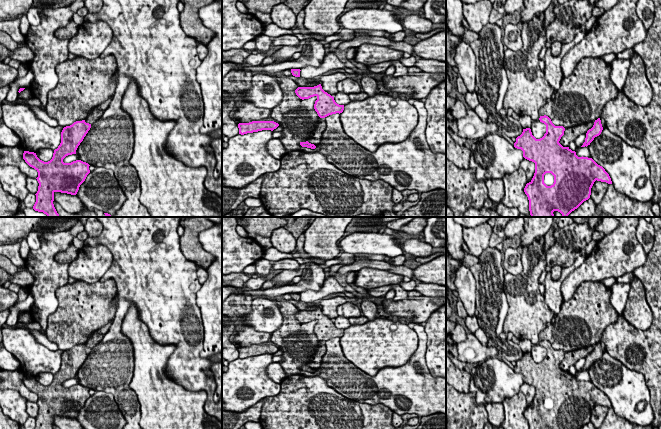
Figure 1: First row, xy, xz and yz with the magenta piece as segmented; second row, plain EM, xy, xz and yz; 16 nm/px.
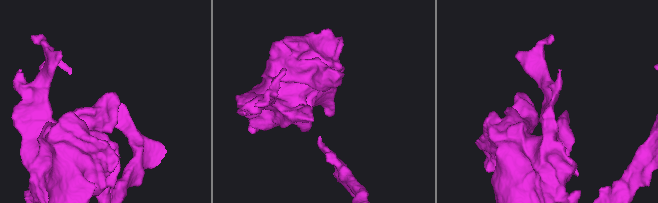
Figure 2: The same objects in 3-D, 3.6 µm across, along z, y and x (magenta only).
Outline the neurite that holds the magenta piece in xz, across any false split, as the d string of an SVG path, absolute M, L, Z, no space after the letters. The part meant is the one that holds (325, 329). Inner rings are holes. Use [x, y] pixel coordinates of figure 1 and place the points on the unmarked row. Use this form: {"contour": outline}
{"contour": "M321 308L314 311L298 311L295 317L302 324L316 320L314 333L320 342L336 337L340 338L344 334L344 329L337 328L334 321L322 313Z"}

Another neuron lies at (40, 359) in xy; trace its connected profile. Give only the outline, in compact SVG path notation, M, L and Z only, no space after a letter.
M2 328L2 343L20 362L20 370L24 375L37 377L43 372L54 375L61 367L61 356L64 351L49 350L26 329Z

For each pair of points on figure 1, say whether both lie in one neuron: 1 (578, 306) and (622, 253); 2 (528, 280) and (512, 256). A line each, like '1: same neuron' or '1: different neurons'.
1: different neurons
2: different neurons

